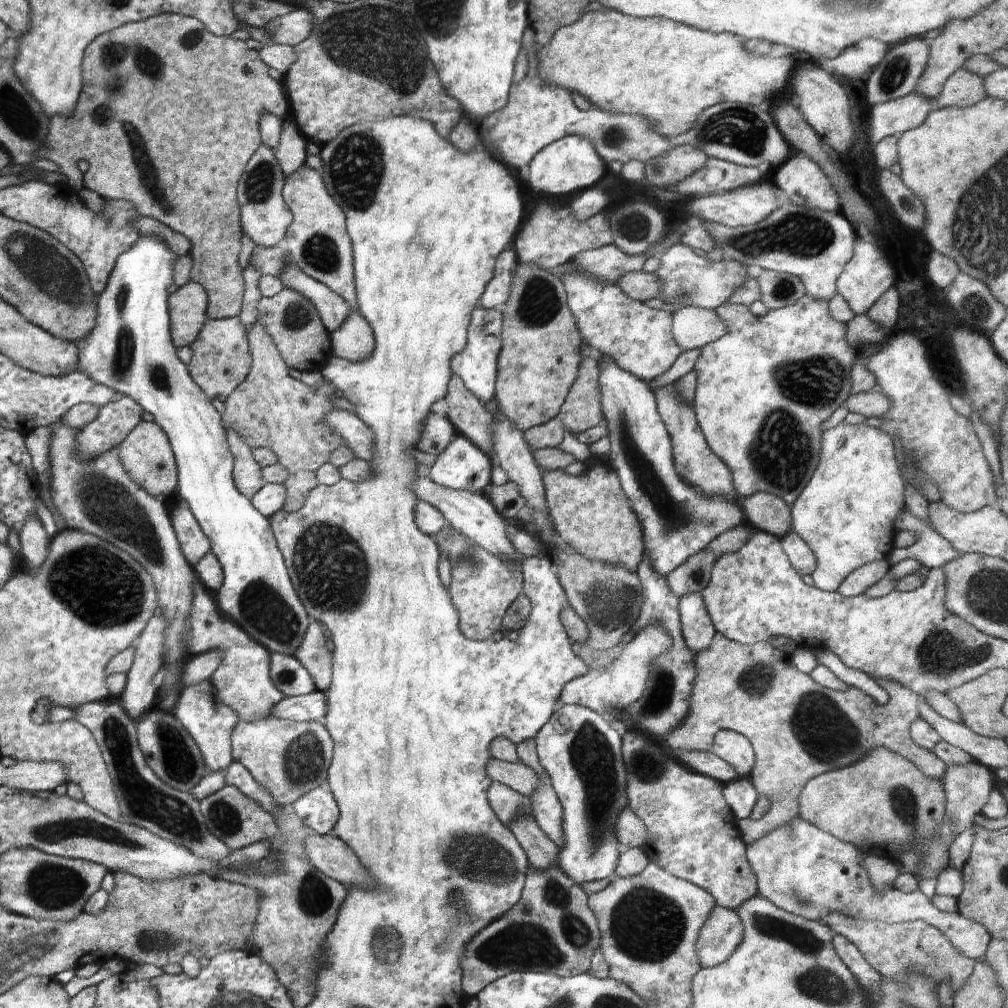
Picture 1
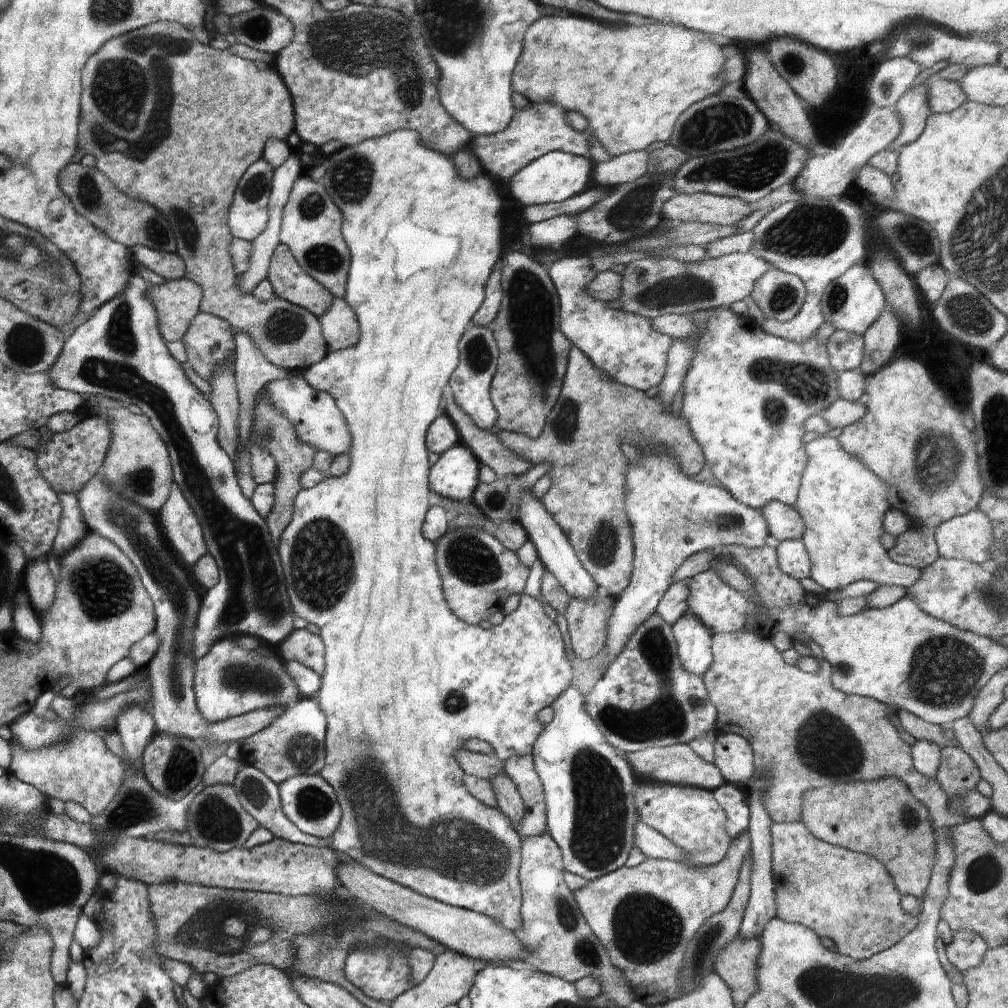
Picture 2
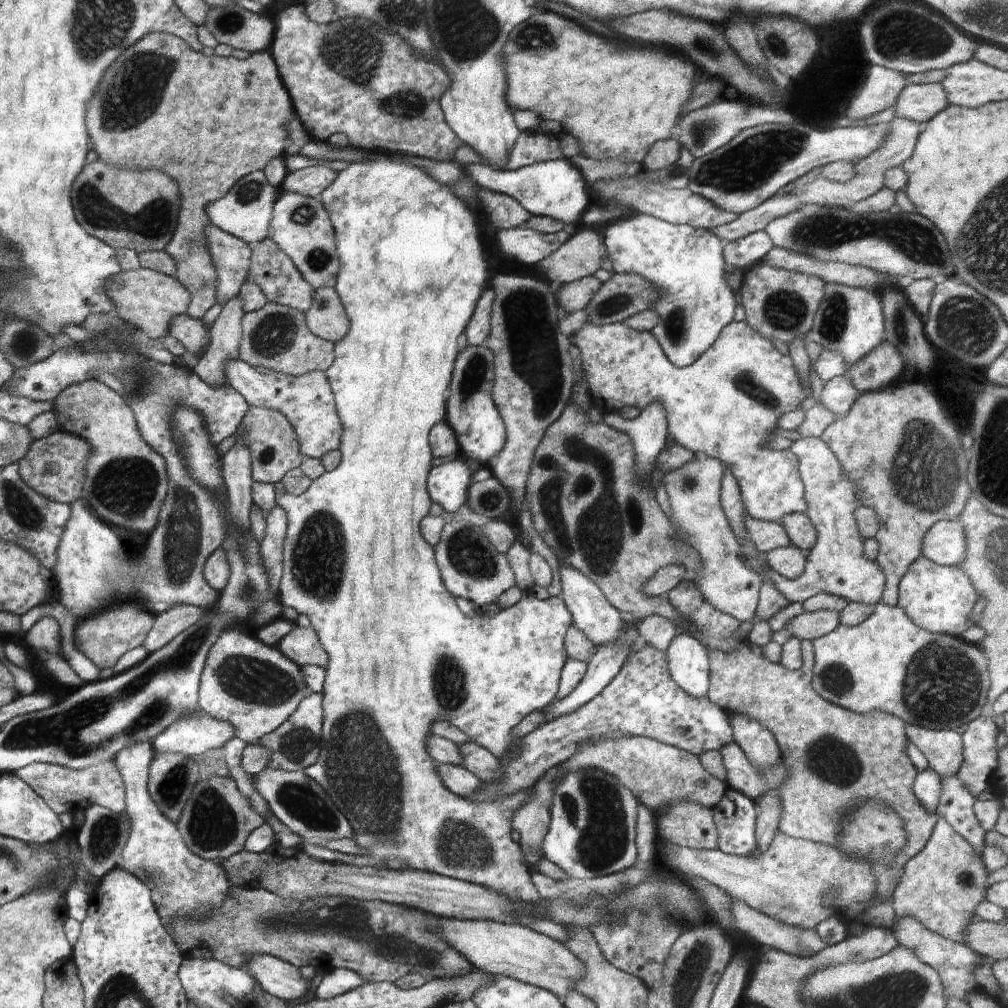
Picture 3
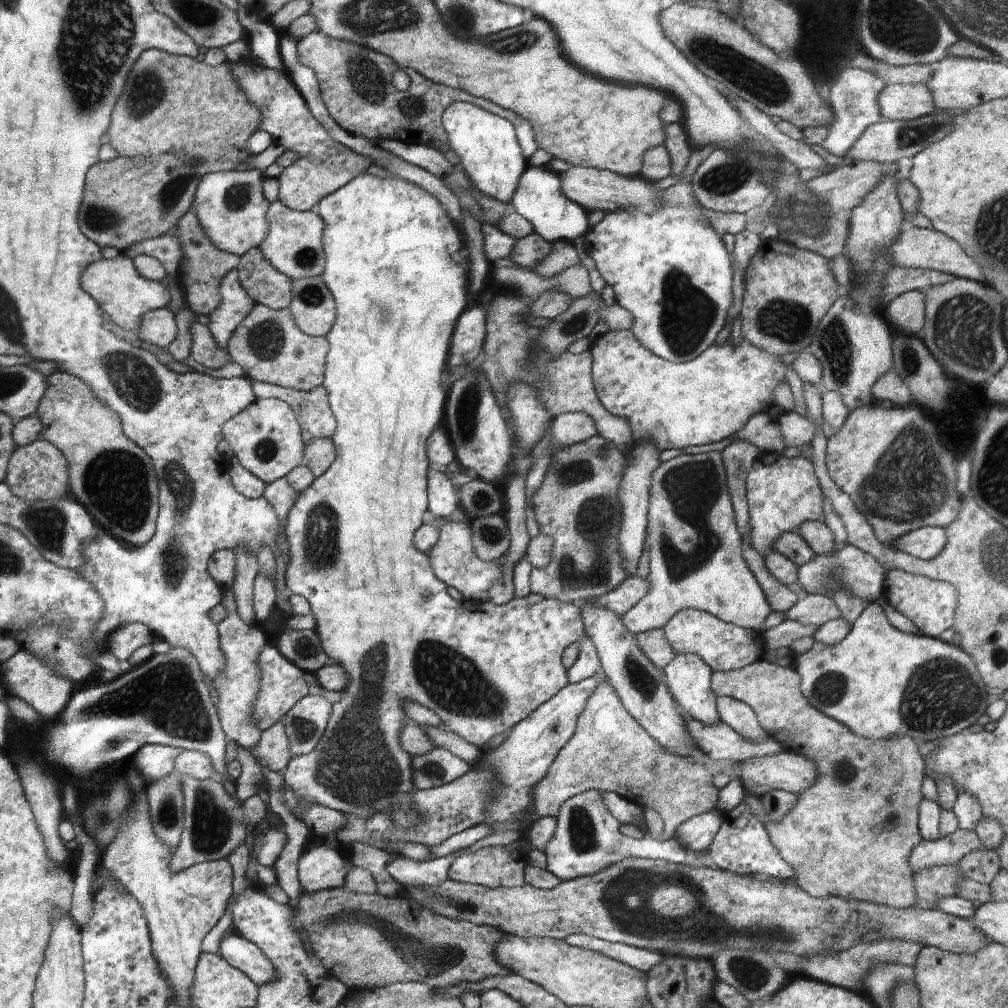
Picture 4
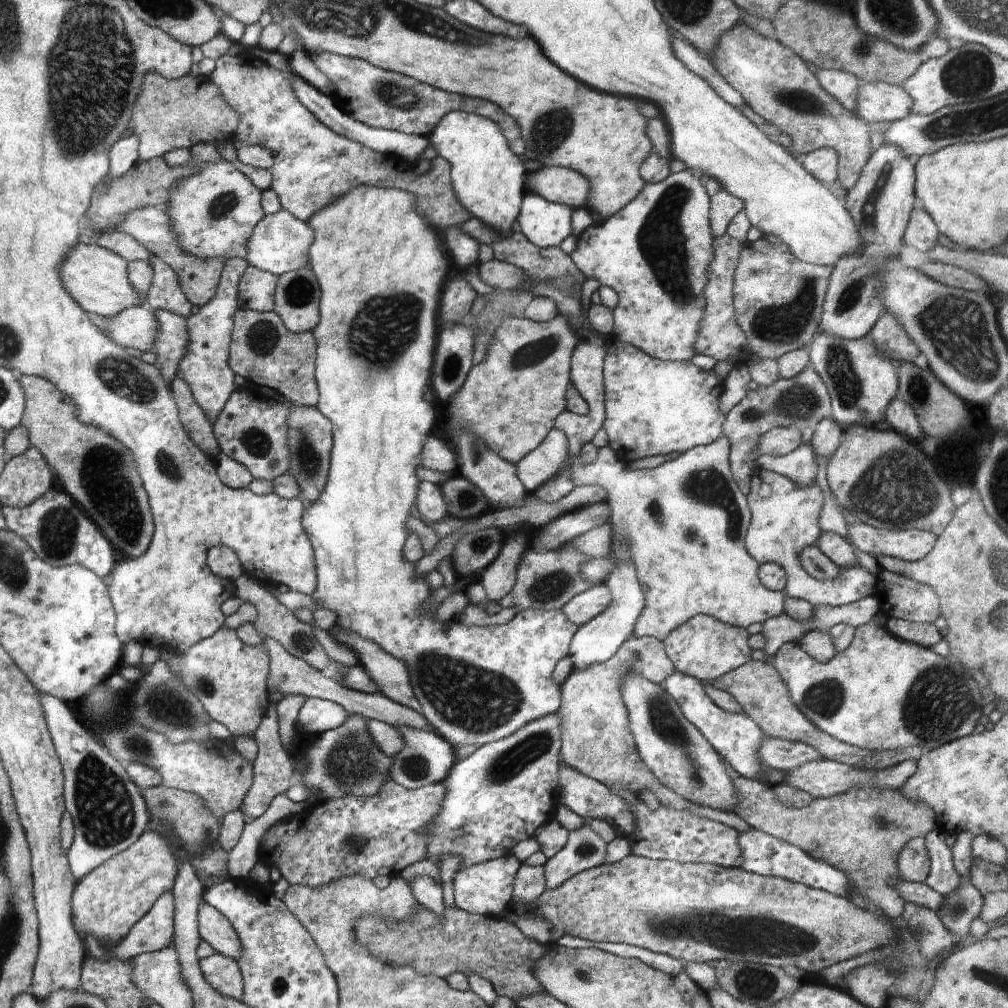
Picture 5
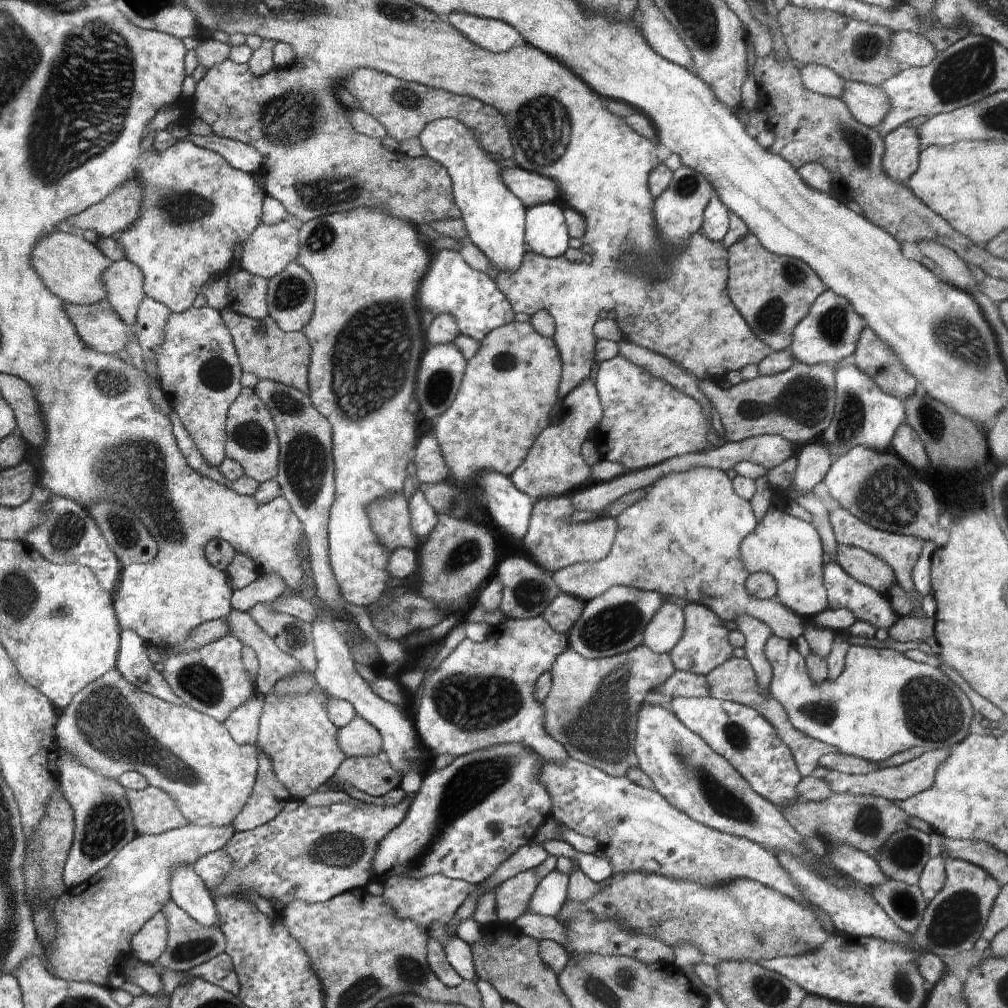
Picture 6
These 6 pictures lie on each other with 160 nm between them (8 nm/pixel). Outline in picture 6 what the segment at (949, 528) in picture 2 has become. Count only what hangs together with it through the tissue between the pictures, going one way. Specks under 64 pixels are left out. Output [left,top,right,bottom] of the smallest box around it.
[829,507,926,592]

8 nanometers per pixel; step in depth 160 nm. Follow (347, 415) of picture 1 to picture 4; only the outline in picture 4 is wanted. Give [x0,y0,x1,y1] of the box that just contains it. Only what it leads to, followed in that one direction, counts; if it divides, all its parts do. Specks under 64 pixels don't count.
[191,322,337,445]

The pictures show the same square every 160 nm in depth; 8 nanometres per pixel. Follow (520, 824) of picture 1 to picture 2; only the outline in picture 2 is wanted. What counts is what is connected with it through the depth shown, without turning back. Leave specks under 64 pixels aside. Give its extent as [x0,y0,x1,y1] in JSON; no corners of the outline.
[489,772,525,826]

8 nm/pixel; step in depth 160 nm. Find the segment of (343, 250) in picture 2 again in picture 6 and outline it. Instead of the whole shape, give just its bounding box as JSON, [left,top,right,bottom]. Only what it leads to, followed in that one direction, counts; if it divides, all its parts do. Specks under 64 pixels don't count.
[238,219,299,279]

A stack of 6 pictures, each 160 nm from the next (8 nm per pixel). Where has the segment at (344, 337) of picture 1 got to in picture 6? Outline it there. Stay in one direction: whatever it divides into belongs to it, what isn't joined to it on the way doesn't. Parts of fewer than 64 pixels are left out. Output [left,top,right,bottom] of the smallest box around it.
[267,261,314,332]

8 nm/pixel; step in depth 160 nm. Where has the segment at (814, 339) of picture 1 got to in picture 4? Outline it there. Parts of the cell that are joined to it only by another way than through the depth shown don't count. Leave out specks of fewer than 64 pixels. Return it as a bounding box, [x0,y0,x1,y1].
[589,329,823,554]

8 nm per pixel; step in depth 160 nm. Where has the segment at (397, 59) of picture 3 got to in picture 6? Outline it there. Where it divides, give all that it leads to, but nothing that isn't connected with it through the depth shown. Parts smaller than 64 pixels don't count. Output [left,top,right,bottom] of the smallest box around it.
[343,70,513,158]

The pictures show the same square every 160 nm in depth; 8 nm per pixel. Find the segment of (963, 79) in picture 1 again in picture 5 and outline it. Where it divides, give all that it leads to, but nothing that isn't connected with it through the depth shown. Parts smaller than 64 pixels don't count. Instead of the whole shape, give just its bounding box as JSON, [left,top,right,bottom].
[856,83,913,124]

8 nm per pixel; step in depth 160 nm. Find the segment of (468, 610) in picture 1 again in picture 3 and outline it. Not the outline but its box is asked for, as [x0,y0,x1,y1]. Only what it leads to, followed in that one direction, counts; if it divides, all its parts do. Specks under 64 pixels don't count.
[434,520,515,611]

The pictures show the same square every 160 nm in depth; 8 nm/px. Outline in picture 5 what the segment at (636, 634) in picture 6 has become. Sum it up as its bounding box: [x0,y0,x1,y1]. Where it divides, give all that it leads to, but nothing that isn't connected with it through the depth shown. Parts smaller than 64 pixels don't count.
[569,532,644,669]

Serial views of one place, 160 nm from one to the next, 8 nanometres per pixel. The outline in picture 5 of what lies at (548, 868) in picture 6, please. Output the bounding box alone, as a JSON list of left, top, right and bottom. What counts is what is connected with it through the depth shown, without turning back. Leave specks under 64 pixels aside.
[512,863,547,901]

